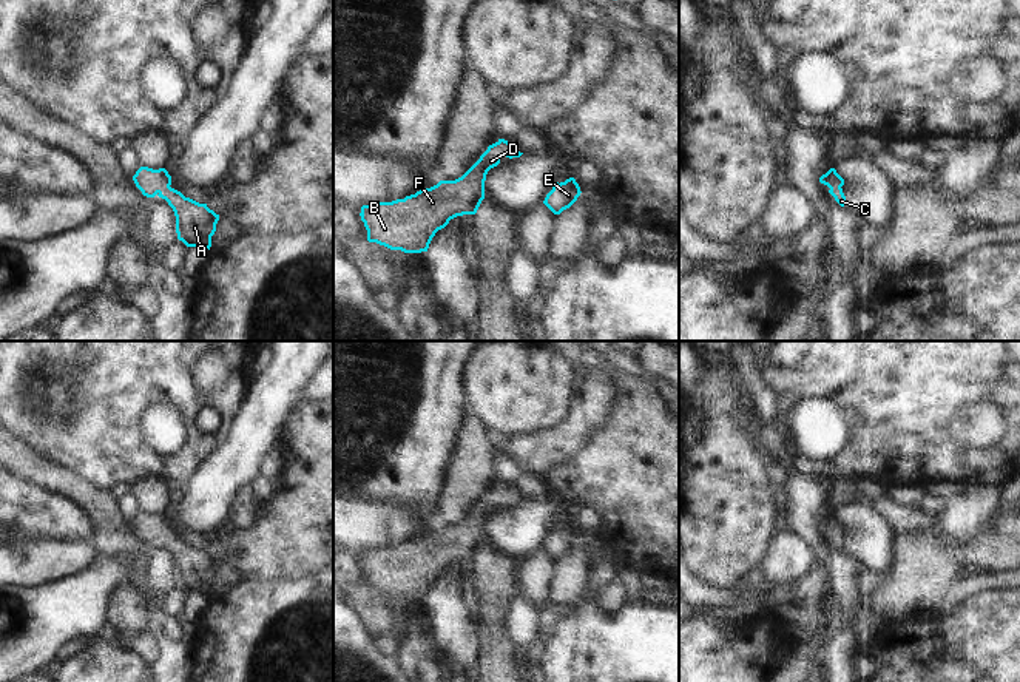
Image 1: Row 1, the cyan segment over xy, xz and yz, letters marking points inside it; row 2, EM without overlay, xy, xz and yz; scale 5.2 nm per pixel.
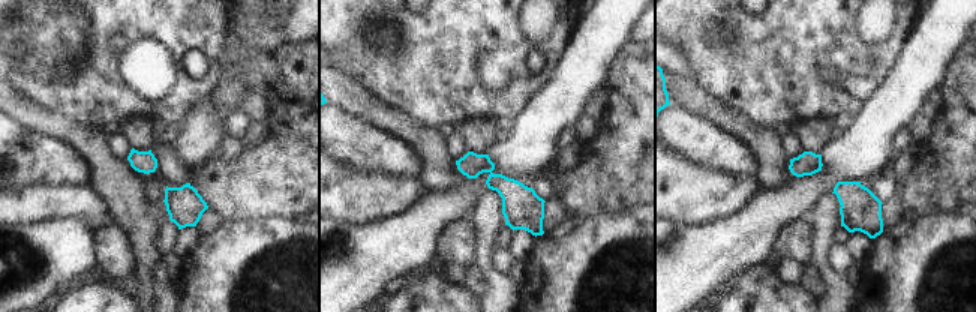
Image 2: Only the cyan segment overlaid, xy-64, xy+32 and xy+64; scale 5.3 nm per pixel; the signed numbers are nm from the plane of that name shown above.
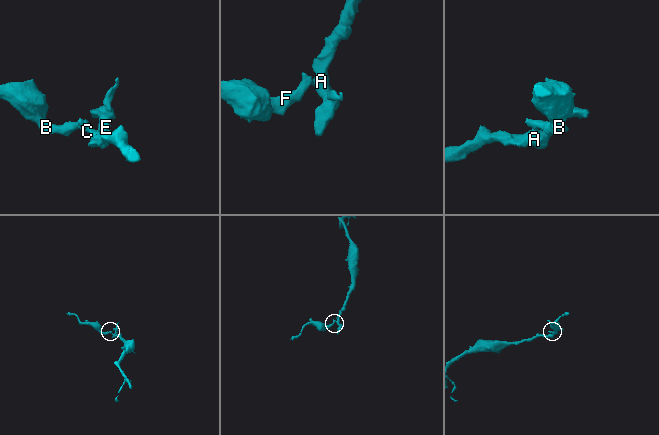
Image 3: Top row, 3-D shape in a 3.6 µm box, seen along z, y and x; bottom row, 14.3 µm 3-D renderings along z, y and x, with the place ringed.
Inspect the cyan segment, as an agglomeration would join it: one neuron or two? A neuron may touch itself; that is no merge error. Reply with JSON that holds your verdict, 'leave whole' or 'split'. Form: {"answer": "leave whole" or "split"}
{"answer": "leave whole"}

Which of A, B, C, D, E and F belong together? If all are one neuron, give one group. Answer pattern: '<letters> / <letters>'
A B C D E F

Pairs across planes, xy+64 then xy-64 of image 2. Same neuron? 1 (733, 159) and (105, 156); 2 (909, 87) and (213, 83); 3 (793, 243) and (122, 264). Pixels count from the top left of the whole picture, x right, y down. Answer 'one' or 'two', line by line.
1: two
2: two
3: one

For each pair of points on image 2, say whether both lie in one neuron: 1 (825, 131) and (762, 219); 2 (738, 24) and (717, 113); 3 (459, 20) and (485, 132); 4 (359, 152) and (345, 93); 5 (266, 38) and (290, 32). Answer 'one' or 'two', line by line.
1: two
2: two
3: two
4: two
5: two

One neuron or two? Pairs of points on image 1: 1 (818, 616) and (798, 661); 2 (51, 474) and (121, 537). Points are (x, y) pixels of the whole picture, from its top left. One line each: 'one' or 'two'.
1: two
2: one

